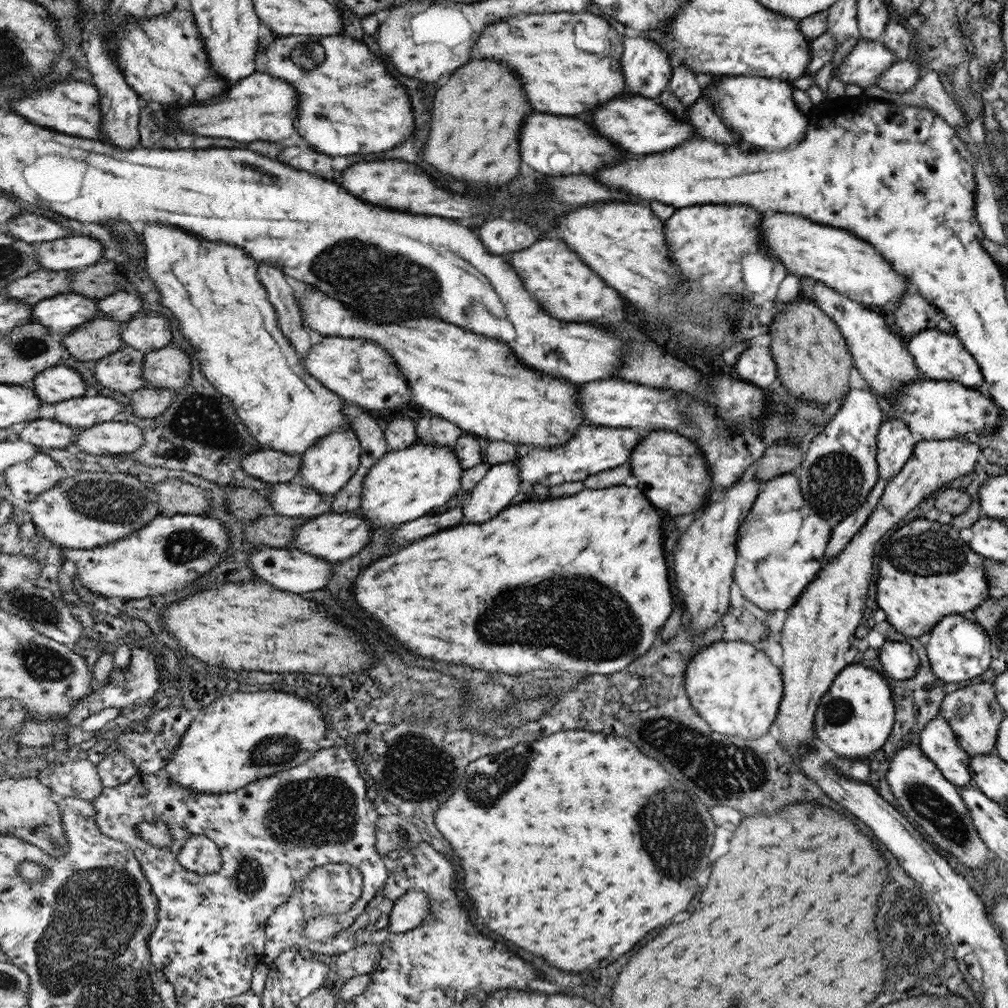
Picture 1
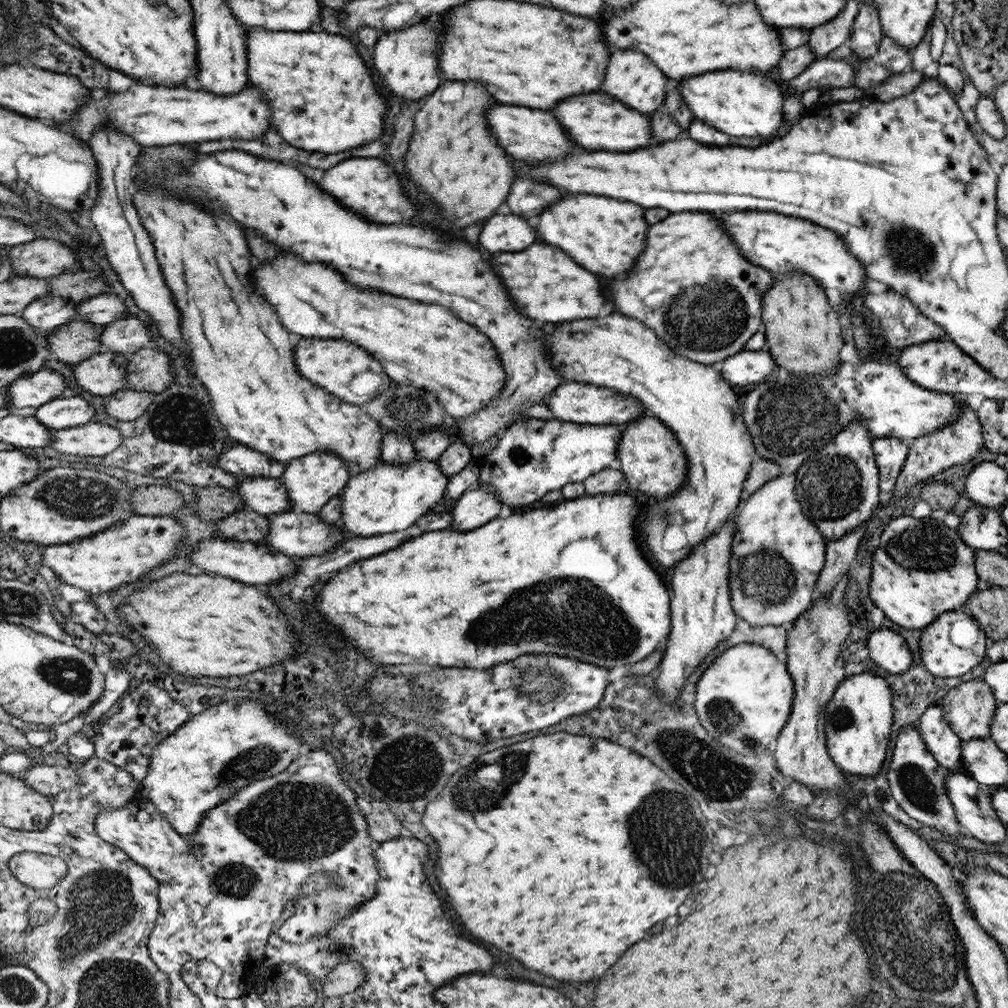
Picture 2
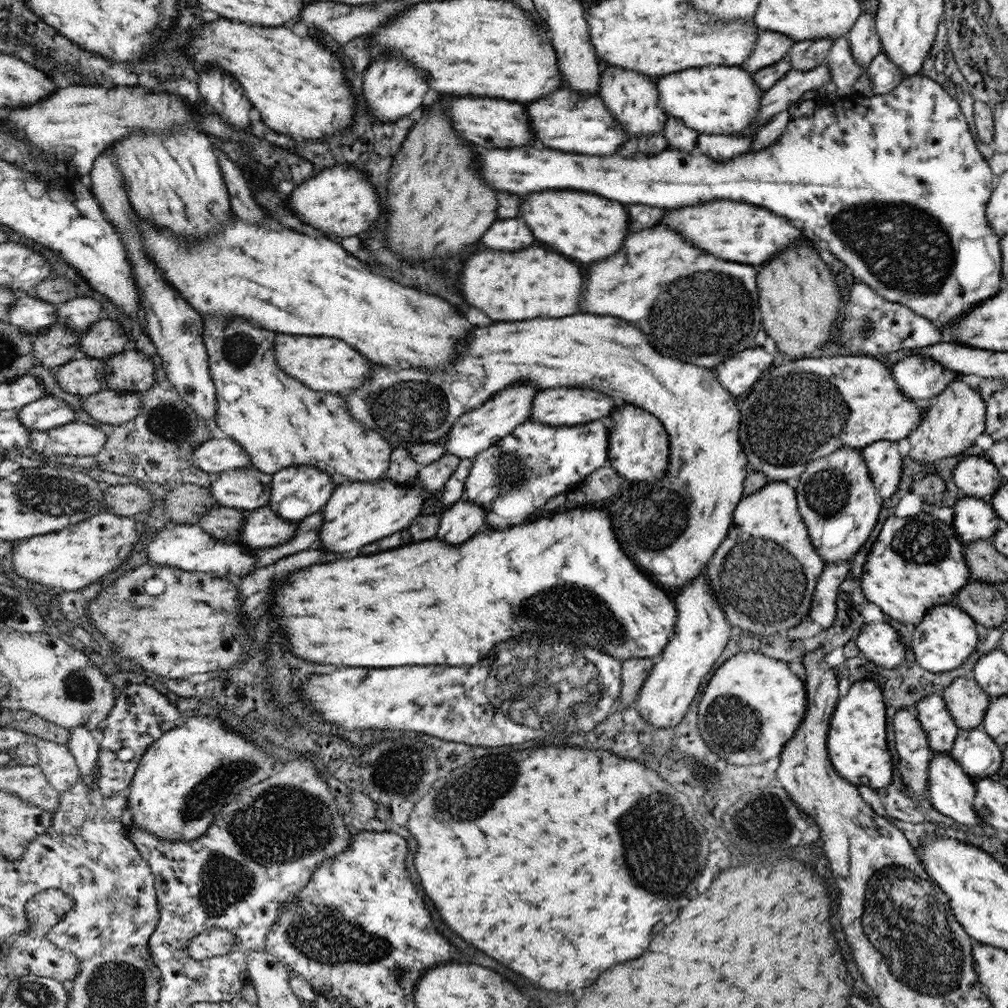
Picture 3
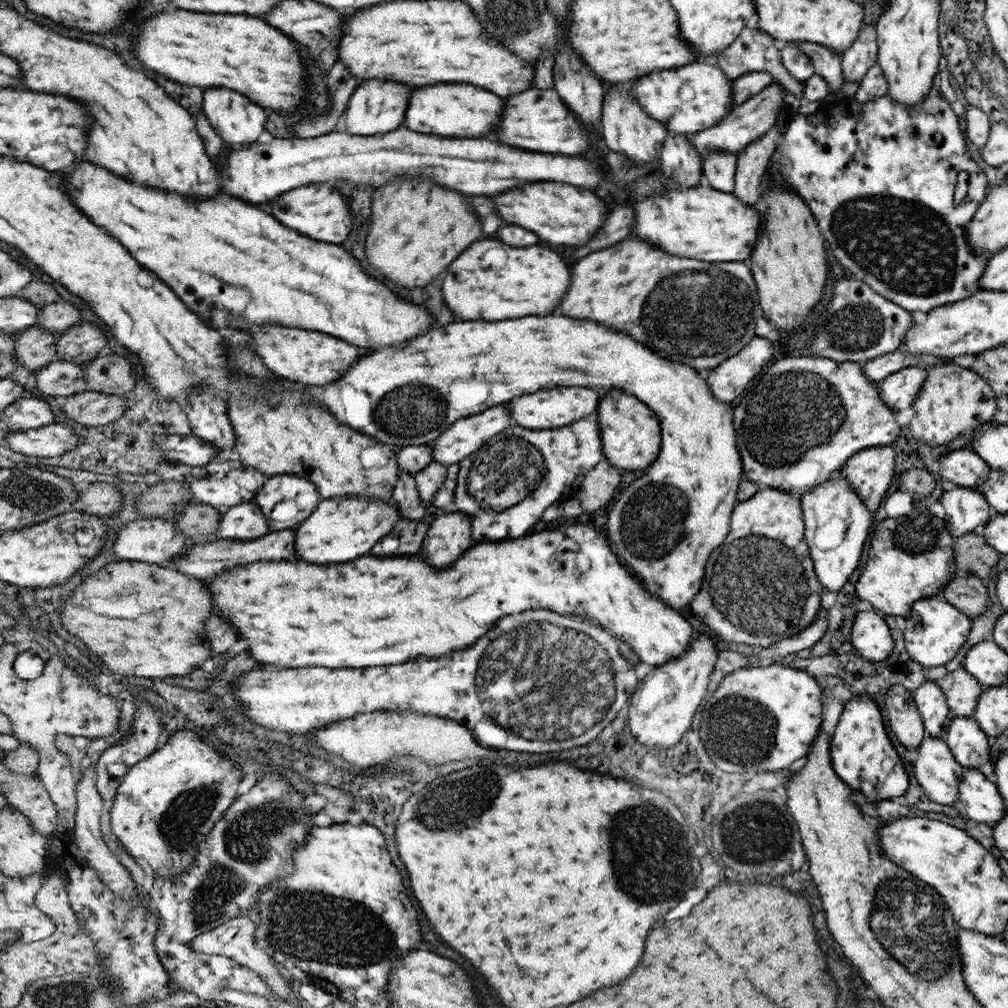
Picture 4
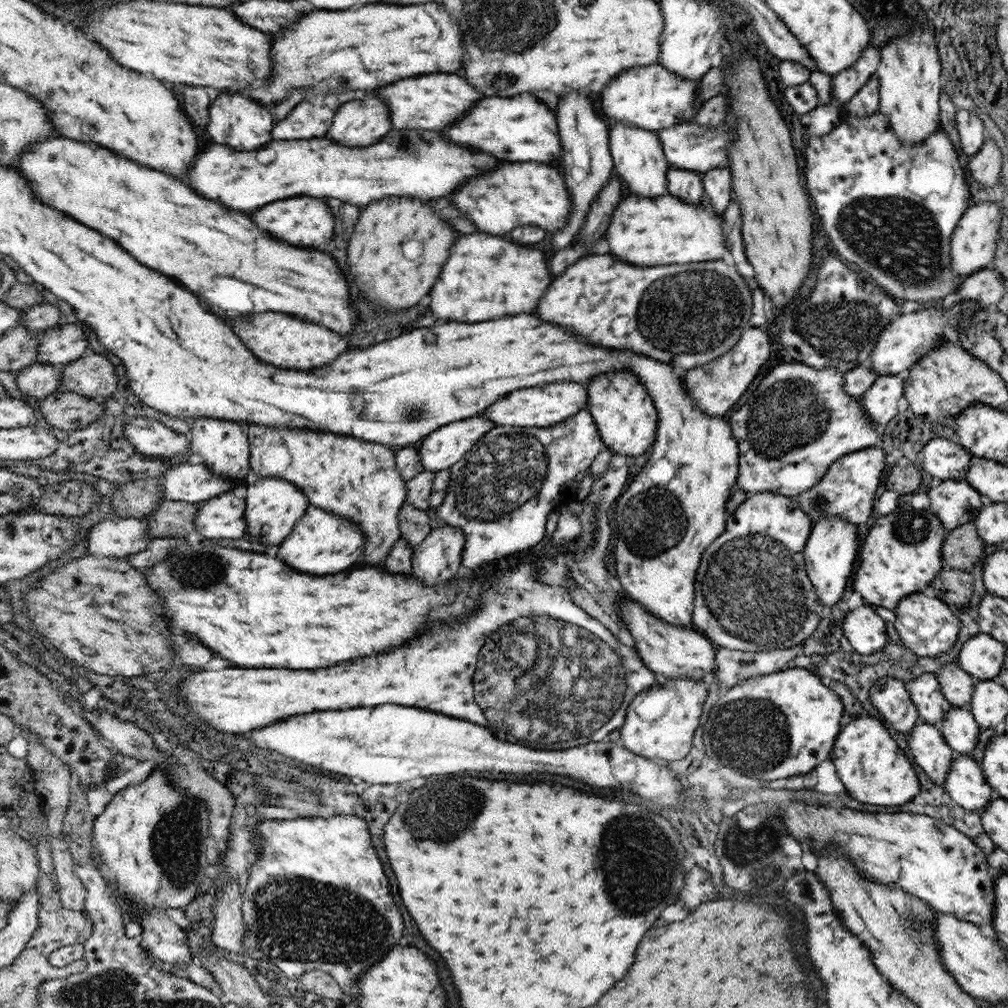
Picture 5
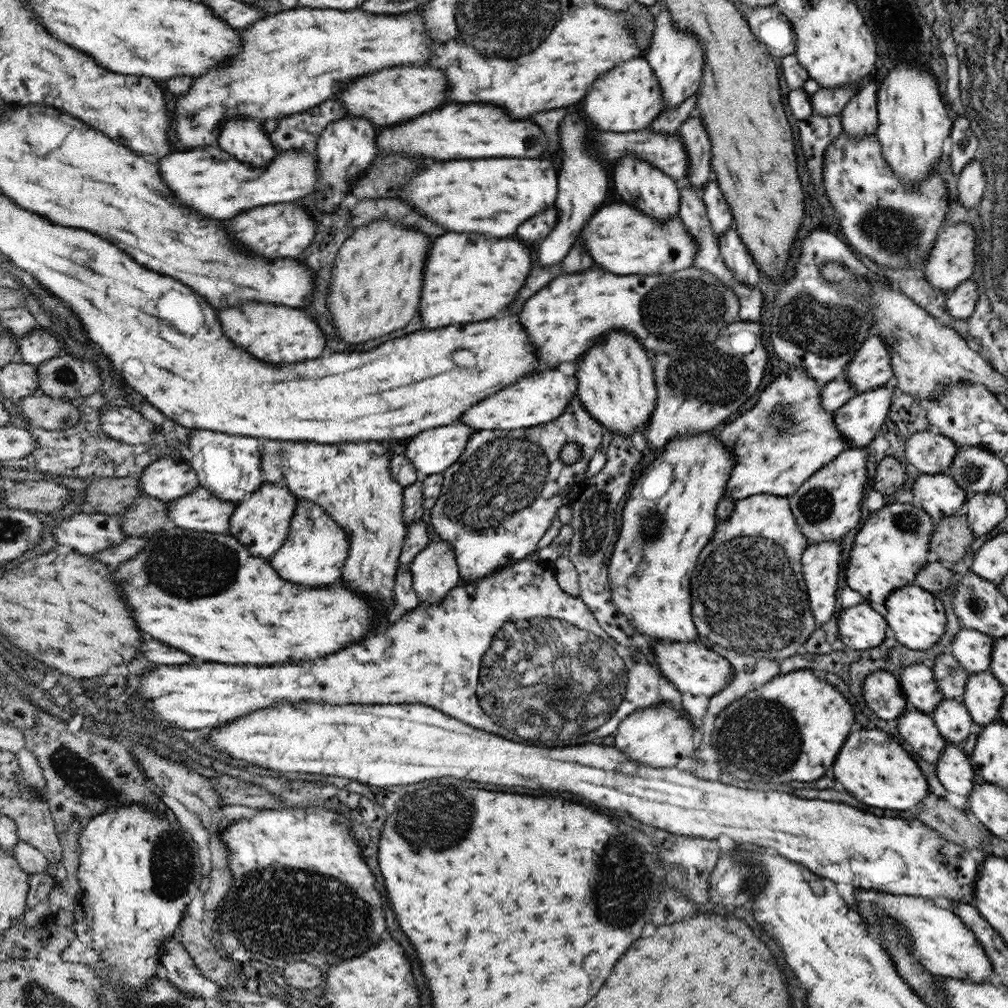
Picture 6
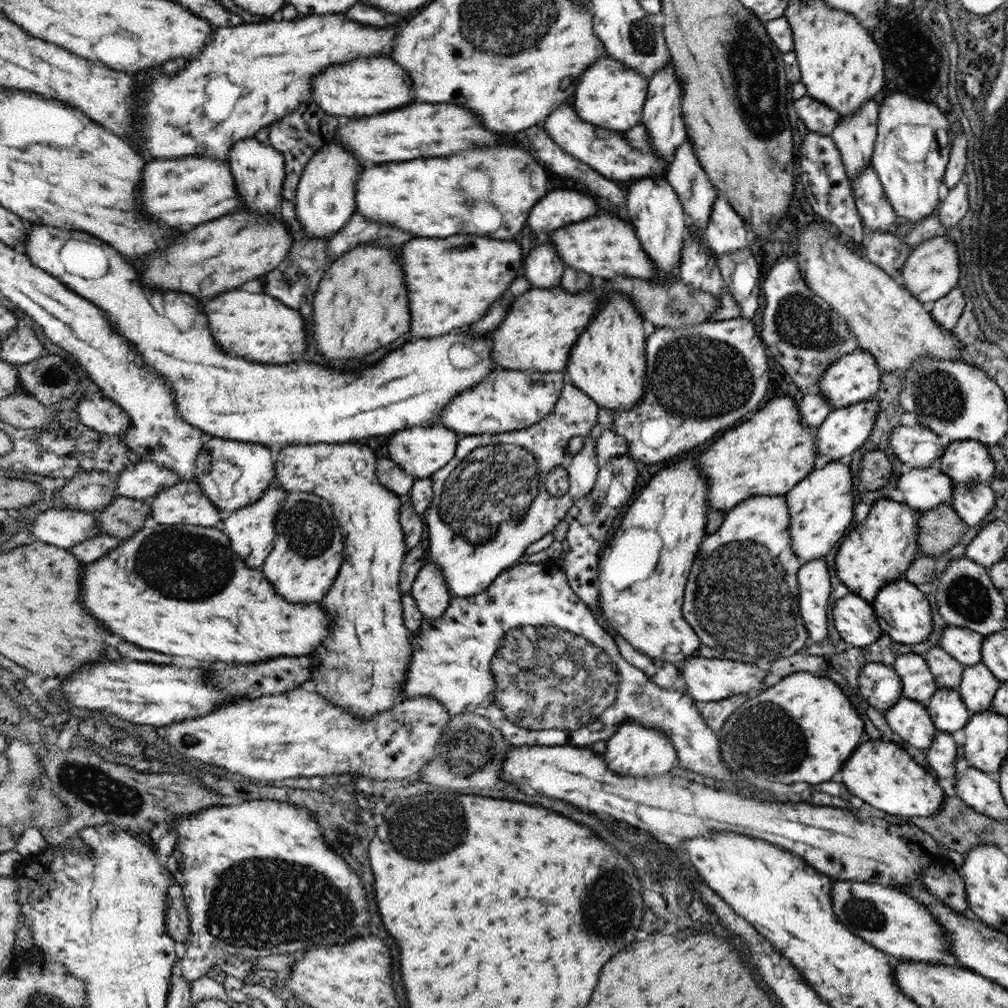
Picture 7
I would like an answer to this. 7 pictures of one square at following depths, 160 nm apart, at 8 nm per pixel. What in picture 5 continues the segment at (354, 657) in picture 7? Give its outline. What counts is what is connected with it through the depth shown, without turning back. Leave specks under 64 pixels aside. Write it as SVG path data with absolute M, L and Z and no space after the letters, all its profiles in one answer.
M250 424L246 431L251 445L250 470L252 478L275 478L294 484L309 498L310 504L338 516L353 520L367 536L365 551L360 562L385 562L392 551L393 544L400 539L399 514L406 502L406 487L400 471L394 462L394 452L389 445L372 443L353 436L334 434L334 432L316 432L308 429L290 430L290 428L264 428Z

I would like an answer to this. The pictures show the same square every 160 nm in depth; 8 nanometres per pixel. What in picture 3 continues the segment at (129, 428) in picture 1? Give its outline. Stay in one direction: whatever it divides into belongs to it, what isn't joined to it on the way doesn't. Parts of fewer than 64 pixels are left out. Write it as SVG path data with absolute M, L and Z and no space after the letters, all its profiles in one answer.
M71 423L48 432L33 431L31 448L46 456L93 456L107 443L107 436L90 424Z

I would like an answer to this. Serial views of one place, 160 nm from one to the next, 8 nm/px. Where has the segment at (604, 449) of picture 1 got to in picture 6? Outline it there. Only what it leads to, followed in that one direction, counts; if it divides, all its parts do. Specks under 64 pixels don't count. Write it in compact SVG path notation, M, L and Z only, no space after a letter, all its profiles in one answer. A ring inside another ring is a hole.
M577 395L570 401L565 413L553 423L513 431L475 431L464 454L442 473L444 481L440 496L430 509L432 526L438 533L436 538L451 544L464 584L484 579L522 558L528 558L528 554L536 550L542 534L548 530L558 509L572 505L582 494L588 462L600 449L600 442L602 424L586 410ZM568 442L577 442L581 448L580 457L572 464L566 464L560 459L560 450Z

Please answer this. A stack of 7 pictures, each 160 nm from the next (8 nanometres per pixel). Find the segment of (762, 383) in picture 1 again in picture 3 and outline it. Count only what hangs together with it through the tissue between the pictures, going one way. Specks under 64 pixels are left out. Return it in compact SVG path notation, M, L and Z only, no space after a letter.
M763 347L748 348L732 359L717 364L712 368L720 381L731 393L738 398L743 396L750 386L762 377L768 368L777 363L772 354L768 354Z

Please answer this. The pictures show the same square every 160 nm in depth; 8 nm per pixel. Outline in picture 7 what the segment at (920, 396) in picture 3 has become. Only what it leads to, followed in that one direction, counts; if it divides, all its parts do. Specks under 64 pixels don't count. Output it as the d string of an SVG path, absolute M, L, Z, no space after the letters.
M874 398L865 403L831 411L825 423L816 428L815 443L818 454L816 467L822 467L830 461L844 460L844 458L847 460L853 452L856 452L868 440L879 409L878 399Z

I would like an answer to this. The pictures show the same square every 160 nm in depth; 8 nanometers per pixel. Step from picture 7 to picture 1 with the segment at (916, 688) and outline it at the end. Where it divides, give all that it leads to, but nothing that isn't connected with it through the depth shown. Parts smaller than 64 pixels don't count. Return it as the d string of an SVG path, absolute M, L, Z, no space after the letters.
M936 716L924 726L920 748L960 789L972 783L971 756L961 747L957 735L944 717Z

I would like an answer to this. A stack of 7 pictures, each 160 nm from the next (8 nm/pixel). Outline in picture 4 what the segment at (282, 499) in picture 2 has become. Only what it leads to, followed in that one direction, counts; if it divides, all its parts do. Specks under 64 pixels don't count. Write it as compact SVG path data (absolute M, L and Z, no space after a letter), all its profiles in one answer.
M225 460L223 462L211 462L207 466L196 468L194 473L190 473L191 480L188 480L190 492L194 500L215 508L226 509L243 502L253 501L256 493L262 489L268 477L255 468L246 466L240 461Z

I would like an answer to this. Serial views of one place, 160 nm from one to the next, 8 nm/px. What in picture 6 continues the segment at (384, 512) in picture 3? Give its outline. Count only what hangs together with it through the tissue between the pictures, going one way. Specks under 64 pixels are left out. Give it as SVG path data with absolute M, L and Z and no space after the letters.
M298 498L289 536L284 546L268 560L284 580L290 580L300 586L322 588L336 582L342 576L351 546L348 533L321 505Z

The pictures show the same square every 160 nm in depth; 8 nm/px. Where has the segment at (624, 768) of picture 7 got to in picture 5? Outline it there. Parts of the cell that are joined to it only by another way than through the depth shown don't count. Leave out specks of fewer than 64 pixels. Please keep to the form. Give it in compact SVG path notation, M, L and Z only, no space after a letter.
M670 677L666 684L642 691L630 703L618 743L638 756L654 758L655 762L684 758L693 748L693 736L709 695L705 681Z

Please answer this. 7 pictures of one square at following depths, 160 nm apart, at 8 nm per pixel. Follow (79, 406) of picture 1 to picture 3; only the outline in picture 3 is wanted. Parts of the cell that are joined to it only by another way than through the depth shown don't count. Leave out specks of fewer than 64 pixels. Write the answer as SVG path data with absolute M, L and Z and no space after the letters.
M48 394L18 412L18 418L32 431L48 432L76 423L76 410L72 404Z

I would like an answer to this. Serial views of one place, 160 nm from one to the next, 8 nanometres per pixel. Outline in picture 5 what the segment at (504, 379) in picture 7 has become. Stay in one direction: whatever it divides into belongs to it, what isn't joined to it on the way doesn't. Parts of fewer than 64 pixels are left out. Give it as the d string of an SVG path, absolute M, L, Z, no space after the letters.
M562 381L560 384L521 388L518 392L510 392L510 396L504 396L498 404L492 404L482 416L494 421L495 426L546 428L587 409L588 400L589 391L585 384L576 384L576 381Z

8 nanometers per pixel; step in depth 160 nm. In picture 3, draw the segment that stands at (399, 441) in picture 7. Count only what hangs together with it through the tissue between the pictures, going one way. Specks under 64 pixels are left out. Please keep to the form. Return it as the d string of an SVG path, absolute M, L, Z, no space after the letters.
M514 384L514 388L506 388L506 392L498 392L498 396L494 396L494 400L474 408L473 411L466 412L456 420L452 430L443 440L445 452L461 459L474 459L482 451L493 447L522 423L531 419L532 400L534 400L536 392L538 390L532 384Z

